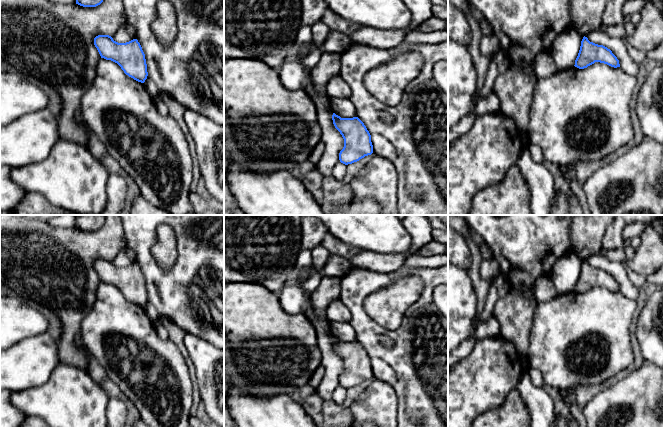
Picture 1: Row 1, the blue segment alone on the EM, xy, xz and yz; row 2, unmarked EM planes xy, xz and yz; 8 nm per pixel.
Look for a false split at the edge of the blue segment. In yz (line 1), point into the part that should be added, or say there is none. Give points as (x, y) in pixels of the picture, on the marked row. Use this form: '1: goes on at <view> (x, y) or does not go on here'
1: does not go on here

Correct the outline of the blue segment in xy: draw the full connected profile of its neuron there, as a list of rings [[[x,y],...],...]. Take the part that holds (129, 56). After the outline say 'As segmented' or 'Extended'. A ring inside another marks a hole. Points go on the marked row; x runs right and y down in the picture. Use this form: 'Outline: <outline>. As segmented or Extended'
Outline: [[[98,35],[94,45],[101,58],[117,63],[126,75],[144,83],[147,79],[145,54],[137,39],[126,43],[118,43],[109,35]]]. As segmented

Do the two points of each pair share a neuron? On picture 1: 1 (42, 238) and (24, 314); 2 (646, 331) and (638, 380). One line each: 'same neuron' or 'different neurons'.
1: different neurons
2: different neurons

